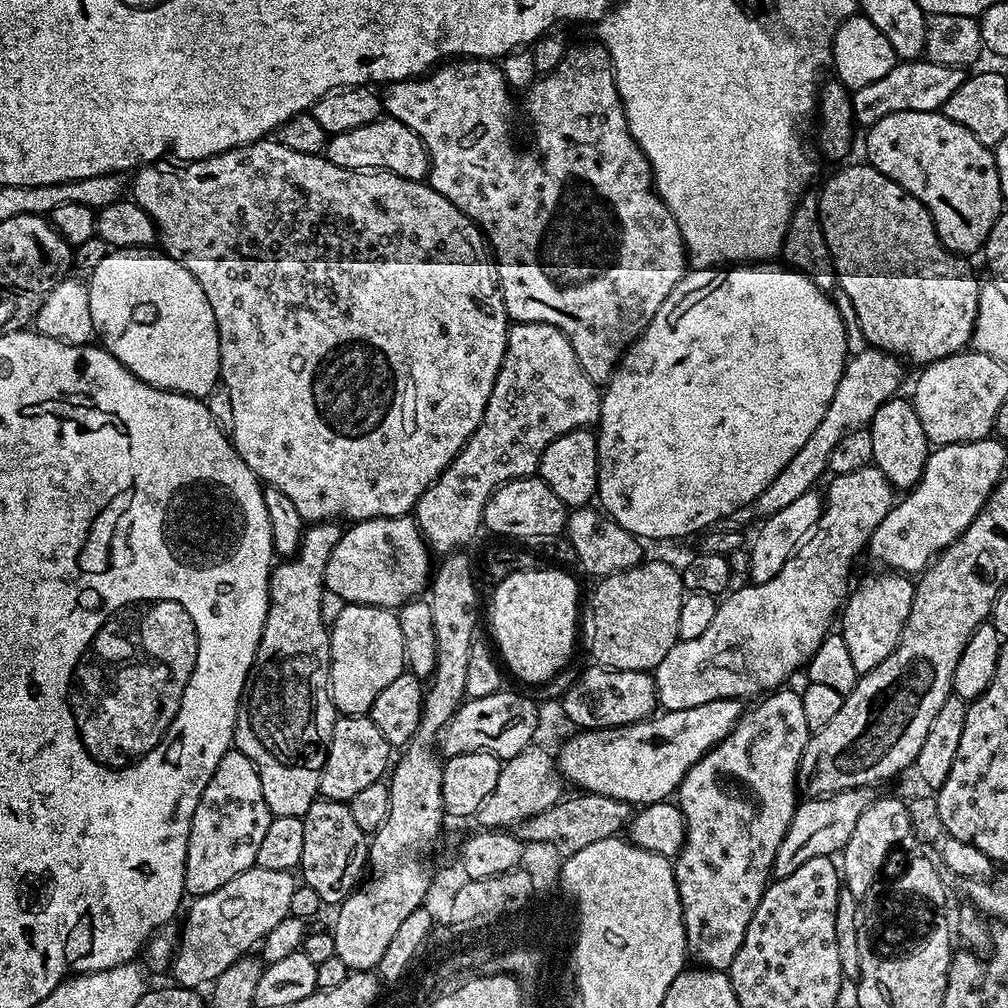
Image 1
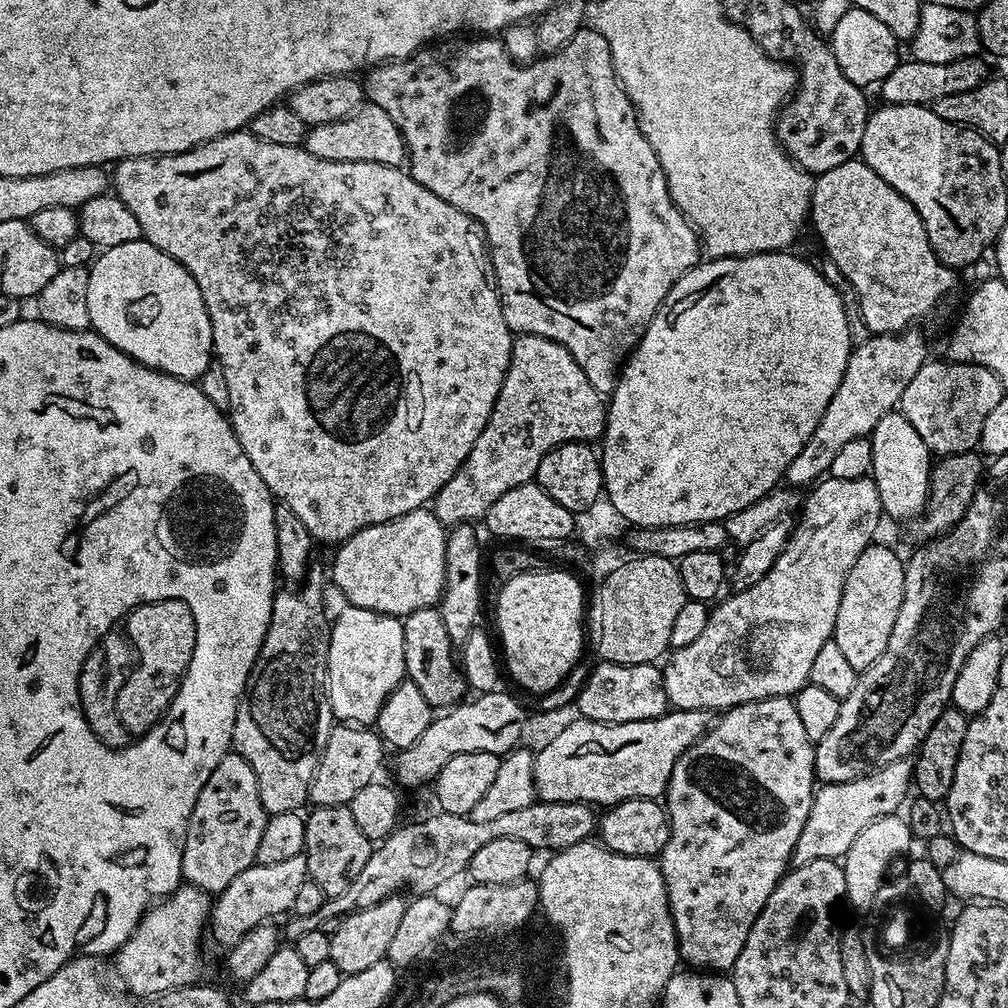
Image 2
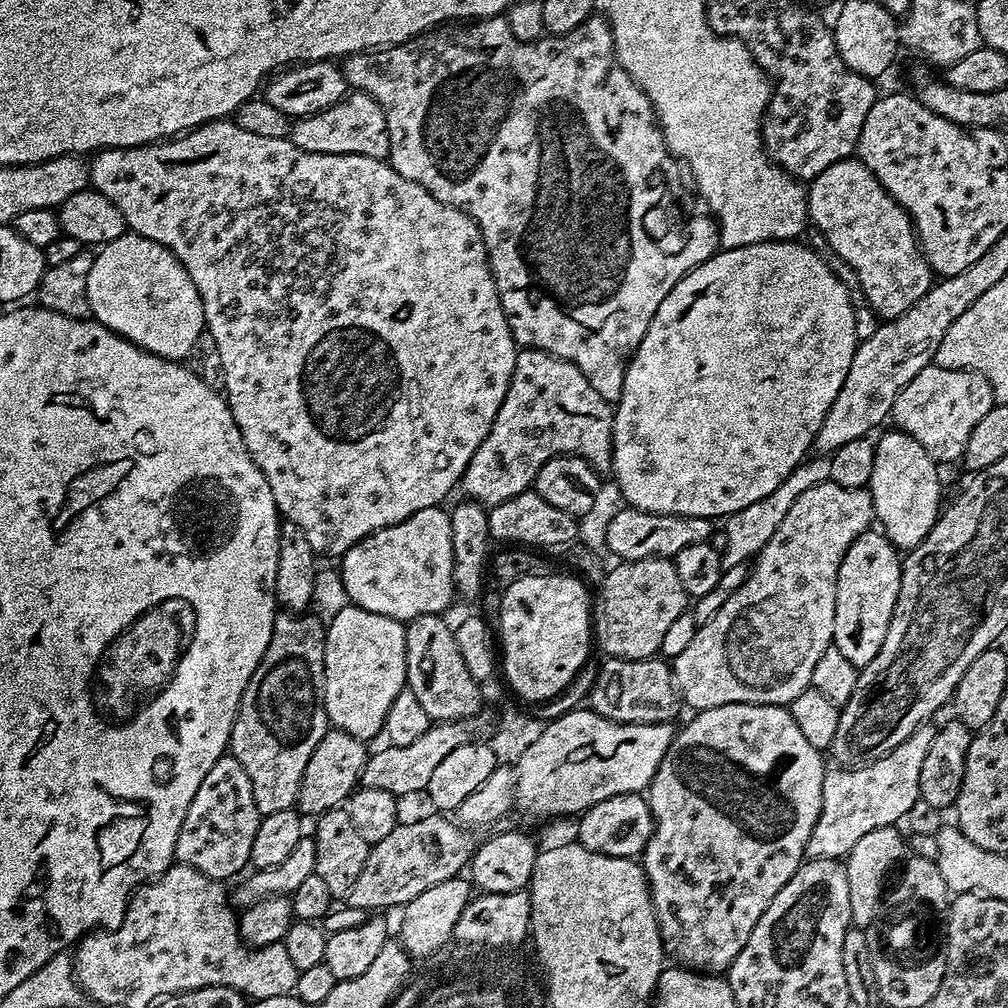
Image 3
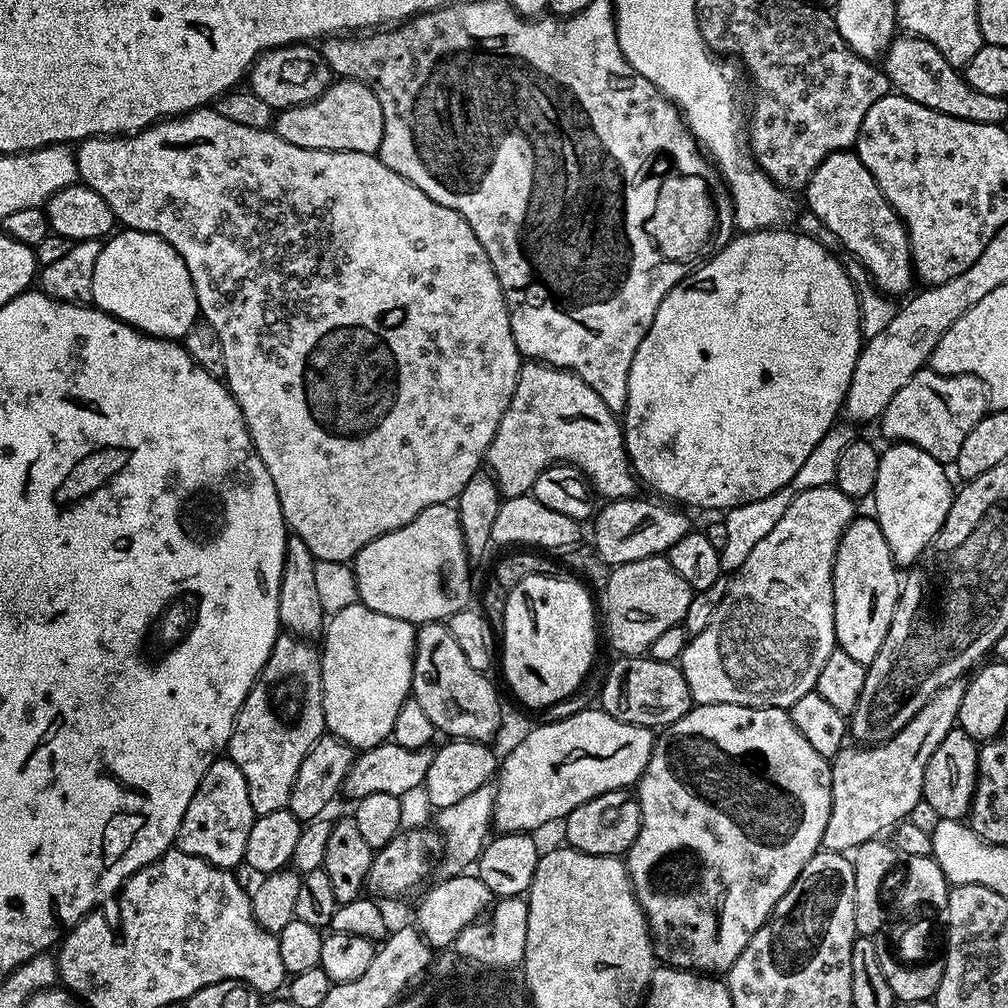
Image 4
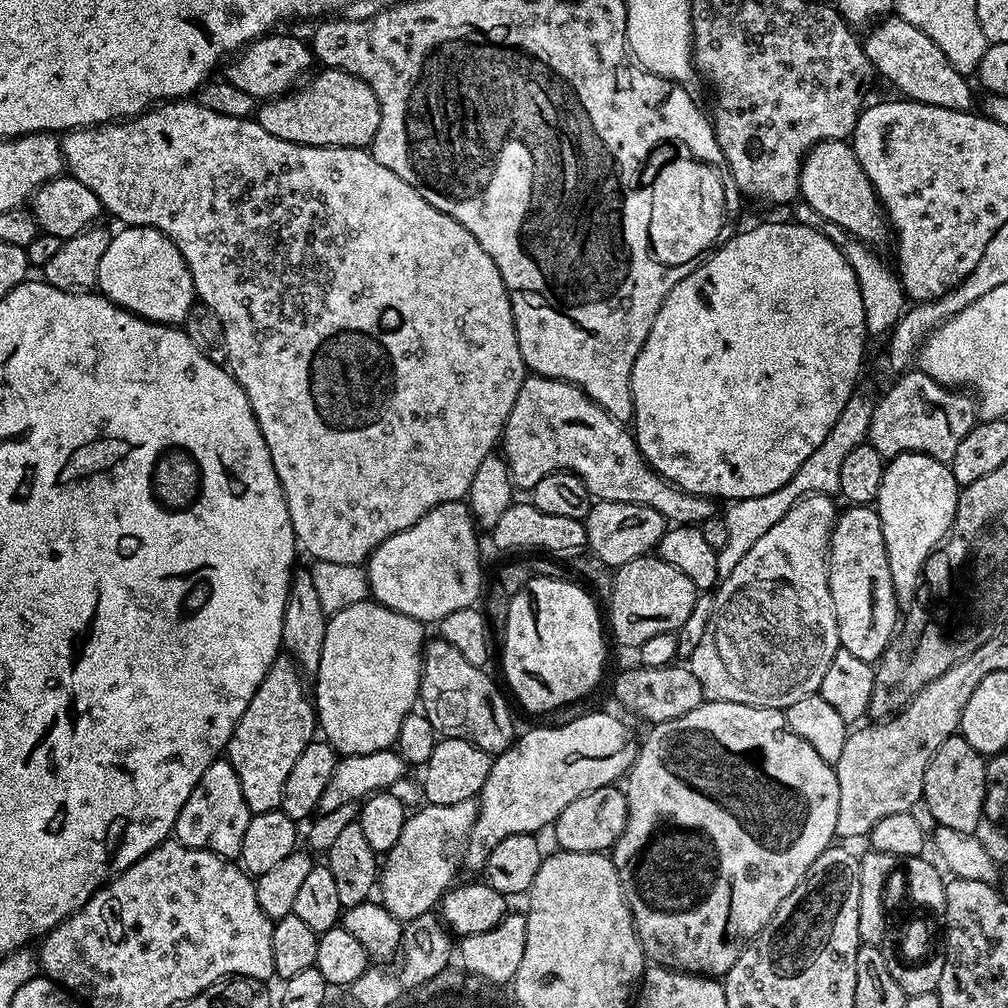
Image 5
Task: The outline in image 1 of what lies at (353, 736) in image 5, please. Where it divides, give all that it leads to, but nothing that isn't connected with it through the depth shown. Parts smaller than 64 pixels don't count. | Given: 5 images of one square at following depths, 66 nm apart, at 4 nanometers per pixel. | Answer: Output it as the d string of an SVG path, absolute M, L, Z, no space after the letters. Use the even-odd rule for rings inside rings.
M345 604L344 609L338 615L337 620L330 625L330 635L332 637L332 663L328 665L328 691L332 694L332 704L336 708L339 715L367 716L372 711L372 707L374 706L374 698L378 698L378 693L380 693L380 691L382 691L382 689L385 688L385 686L390 682L394 682L394 678L398 678L398 674L402 674L406 671L400 617L391 608L375 608L369 604Z

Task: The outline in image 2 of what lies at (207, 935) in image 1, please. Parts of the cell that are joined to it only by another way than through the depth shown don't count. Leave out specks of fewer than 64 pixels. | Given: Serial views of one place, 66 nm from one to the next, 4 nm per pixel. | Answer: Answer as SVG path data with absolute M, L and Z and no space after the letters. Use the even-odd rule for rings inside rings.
M301 854L283 862L269 864L253 864L251 868L242 870L230 886L223 888L215 897L210 913L210 936L223 946L237 944L254 926L271 921L272 916L280 916L294 906L294 898L302 882L308 878L306 858Z

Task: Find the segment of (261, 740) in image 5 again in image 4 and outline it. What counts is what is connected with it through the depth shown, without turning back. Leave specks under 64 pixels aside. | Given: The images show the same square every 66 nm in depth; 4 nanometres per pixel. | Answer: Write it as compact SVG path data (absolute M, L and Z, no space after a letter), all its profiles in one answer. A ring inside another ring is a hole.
M281 634L250 694L246 694L226 749L227 759L233 760L238 770L242 770L242 778L246 778L250 806L257 816L274 814L274 810L288 807L298 766L302 766L306 750L310 750L325 732L324 691L317 645L299 636Z

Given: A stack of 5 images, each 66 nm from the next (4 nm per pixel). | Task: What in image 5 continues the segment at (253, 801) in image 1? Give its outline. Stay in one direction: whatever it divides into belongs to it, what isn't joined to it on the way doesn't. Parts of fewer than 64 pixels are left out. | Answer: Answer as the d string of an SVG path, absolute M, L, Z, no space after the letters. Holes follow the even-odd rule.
M218 758L208 767L206 774L198 778L198 786L190 790L190 798L186 798L186 806L182 806L176 819L174 836L187 848L236 858L242 850L242 838L246 835L246 826L252 821L253 815L246 806L246 798L242 798L242 782L238 782L234 766L227 758Z

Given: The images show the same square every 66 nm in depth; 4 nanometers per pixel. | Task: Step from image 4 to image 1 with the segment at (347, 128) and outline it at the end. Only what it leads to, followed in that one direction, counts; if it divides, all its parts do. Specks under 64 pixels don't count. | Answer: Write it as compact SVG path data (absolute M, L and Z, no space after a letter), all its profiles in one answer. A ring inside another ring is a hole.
M387 114L366 126L356 126L354 130L329 135L322 155L324 159L334 162L334 166L342 166L346 170L383 170L407 180L419 181L423 181L428 175L428 151L422 138L418 138L414 130L410 130L410 126Z

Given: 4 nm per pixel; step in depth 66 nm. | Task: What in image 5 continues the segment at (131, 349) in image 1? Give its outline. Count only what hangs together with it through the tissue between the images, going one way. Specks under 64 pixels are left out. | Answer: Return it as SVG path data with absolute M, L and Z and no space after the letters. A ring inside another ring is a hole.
M124 226L111 237L98 264L96 284L108 300L143 320L183 325L194 303L192 275L184 256L166 234L151 226Z

